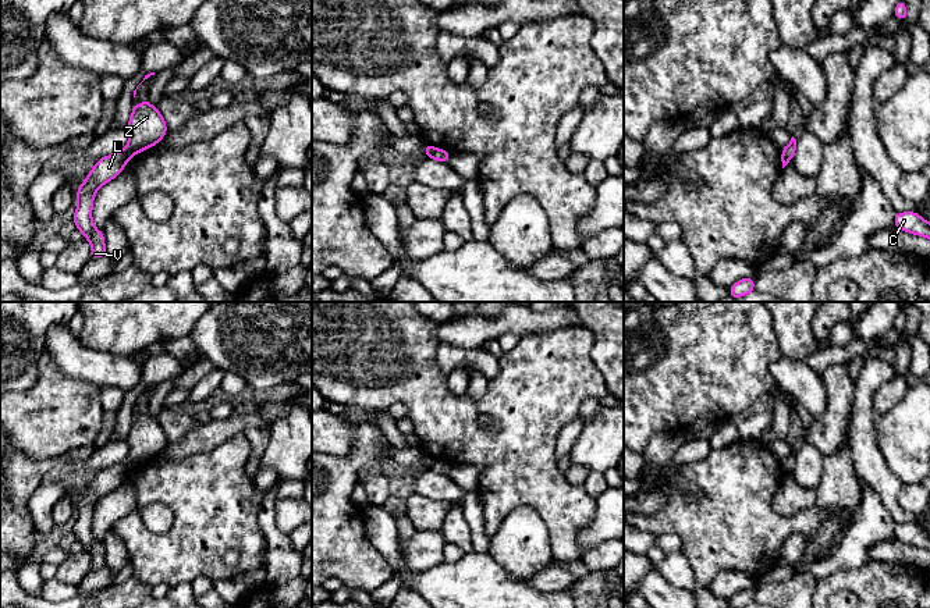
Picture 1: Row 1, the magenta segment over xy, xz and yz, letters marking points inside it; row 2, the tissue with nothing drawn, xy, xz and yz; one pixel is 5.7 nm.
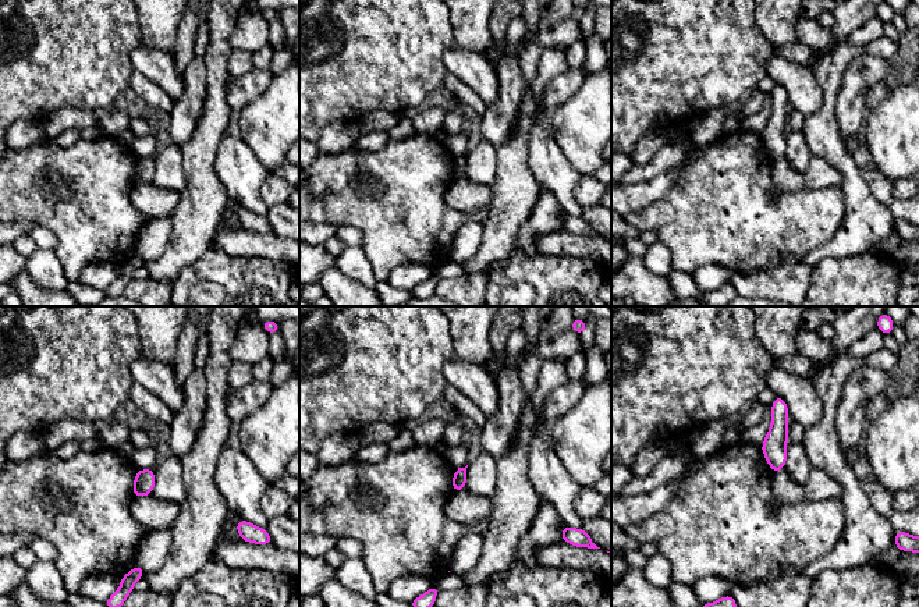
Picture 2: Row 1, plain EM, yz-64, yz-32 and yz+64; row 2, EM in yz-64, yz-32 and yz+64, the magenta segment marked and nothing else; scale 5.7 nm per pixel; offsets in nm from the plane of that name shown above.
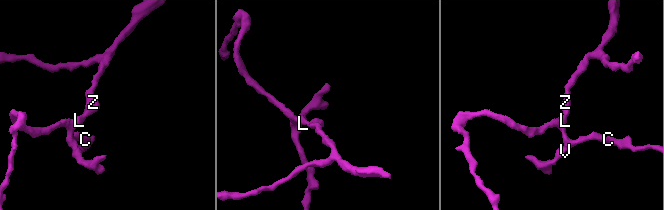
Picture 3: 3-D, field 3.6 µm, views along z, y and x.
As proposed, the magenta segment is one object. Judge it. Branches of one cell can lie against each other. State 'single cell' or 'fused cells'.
fused cells

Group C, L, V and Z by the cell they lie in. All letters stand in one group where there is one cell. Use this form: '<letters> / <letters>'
C L V / Z

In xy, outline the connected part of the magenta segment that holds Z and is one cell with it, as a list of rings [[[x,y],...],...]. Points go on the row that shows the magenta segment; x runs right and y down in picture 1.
[[[148,99],[141,104],[134,104],[127,129],[129,139],[123,150],[127,160],[157,145],[168,131],[160,111],[155,109]]]

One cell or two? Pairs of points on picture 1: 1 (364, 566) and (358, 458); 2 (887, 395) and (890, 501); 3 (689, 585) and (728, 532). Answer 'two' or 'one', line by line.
1: one
2: two
3: two

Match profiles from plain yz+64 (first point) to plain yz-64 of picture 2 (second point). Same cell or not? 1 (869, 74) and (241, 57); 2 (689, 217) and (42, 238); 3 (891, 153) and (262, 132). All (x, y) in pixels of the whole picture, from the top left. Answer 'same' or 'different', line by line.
1: same
2: different
3: same

